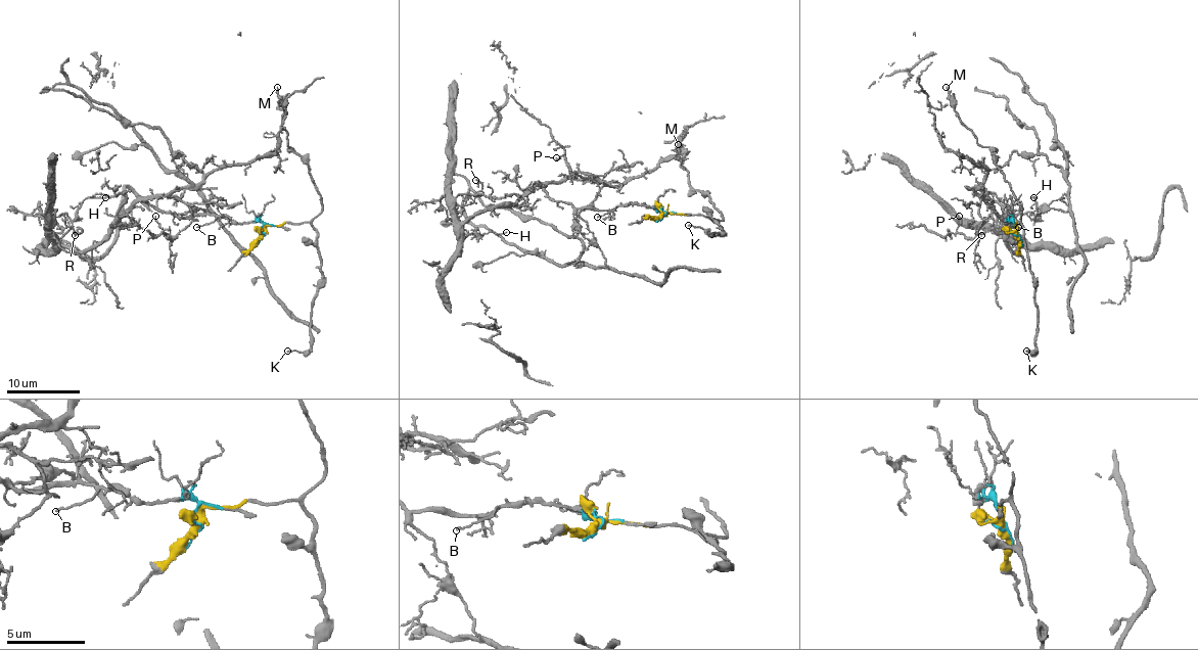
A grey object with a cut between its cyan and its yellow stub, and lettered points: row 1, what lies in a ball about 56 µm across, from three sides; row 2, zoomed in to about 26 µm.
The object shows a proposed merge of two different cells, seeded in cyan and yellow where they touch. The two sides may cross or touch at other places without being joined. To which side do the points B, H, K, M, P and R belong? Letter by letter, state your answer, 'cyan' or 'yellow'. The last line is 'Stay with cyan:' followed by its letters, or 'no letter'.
B: cyan
H: cyan
K: yellow
M: yellow
P: cyan
R: cyan
Stay with cyan: B, H, P, R

